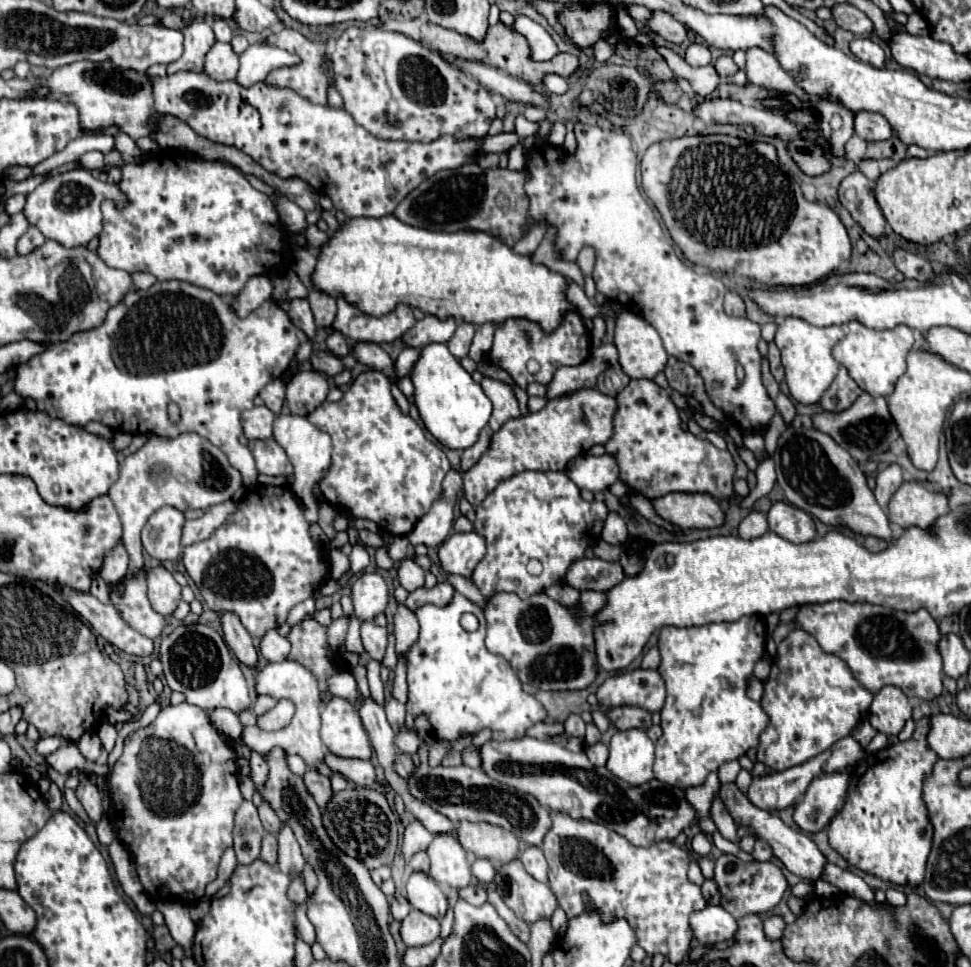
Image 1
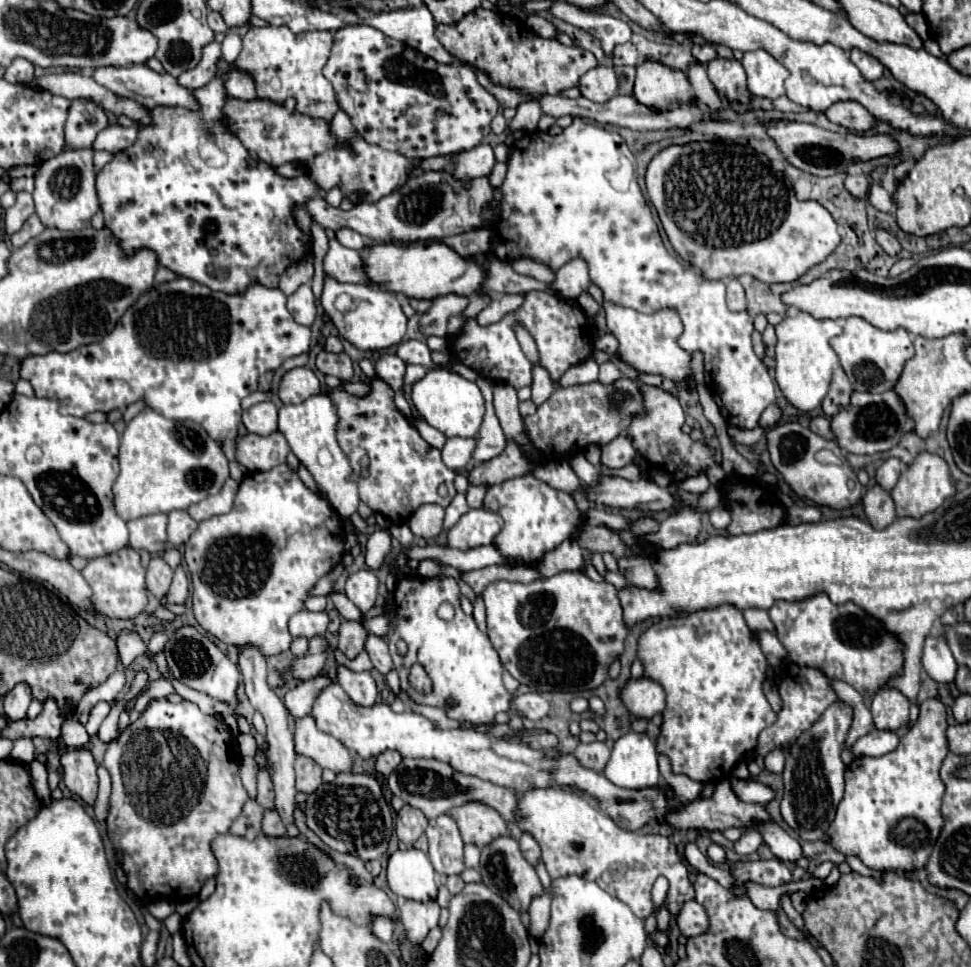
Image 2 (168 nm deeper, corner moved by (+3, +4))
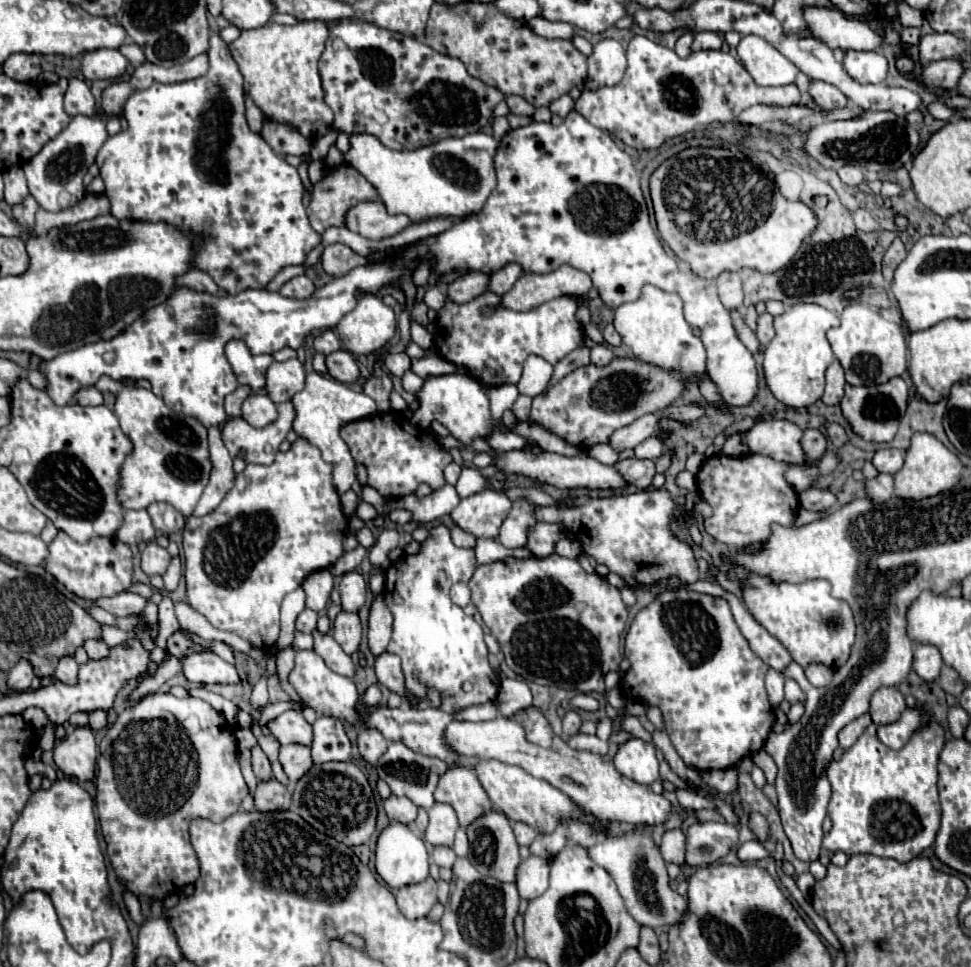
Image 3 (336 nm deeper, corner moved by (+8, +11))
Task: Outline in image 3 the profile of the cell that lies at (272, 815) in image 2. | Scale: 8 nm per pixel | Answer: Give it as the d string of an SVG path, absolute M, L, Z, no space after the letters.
M270 780L270 782L258 782L254 800L258 812L276 812L276 810L288 810L292 798L286 786L282 786L278 780Z

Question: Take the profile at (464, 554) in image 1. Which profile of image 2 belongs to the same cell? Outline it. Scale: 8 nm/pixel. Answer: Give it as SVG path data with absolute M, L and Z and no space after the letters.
M469 509L449 529L447 543L455 549L471 549L477 545L489 545L501 531L501 515L481 509Z

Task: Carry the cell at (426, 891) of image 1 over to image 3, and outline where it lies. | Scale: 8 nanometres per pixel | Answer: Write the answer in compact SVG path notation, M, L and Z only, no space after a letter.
M392 822L388 828L382 830L376 844L376 872L390 888L424 882L428 878L428 852L424 840L410 826Z

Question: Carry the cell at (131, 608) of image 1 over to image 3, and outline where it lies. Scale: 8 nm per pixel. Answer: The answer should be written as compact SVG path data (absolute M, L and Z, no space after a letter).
M58 532L56 540L48 548L50 556L44 568L78 598L96 602L104 596L112 598L122 592L128 592L128 588L132 586L132 552L128 544L120 542L118 538L92 538L86 544L76 544L68 534Z

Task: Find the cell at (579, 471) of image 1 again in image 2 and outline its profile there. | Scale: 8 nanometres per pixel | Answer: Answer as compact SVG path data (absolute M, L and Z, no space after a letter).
M621 435L609 445L605 445L603 455L601 455L603 465L607 467L625 467L627 463L633 461L633 457L635 457L635 449L629 435Z

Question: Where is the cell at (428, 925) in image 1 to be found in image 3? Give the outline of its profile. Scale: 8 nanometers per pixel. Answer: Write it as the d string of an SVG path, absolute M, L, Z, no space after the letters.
M426 878L420 884L404 886L396 892L396 902L408 920L424 918L436 904L436 882L432 878Z

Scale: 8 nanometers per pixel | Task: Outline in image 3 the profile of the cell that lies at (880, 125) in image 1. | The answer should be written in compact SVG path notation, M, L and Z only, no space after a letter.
M812 80L810 82L810 94L814 98L814 102L826 110L836 110L836 108L844 108L848 104L848 98L832 84L822 82L822 80Z

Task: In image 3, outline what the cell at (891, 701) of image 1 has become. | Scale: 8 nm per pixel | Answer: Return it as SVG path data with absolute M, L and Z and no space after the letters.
M882 686L874 692L870 702L870 716L876 726L896 722L904 710L906 710L904 696L900 694L898 688Z

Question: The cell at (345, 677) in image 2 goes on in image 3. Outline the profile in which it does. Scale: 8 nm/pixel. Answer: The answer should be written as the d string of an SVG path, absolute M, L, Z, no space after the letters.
M314 630L314 652L326 662L326 666L330 670L334 670L336 674L342 674L346 678L354 678L358 666L354 664L354 660L342 650L342 646L332 638L332 636L322 636L318 634L318 630Z

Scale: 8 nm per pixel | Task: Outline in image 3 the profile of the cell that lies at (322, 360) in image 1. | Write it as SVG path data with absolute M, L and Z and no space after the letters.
M336 350L336 352L328 354L326 356L326 368L328 368L332 378L336 378L338 382L344 382L344 384L352 384L360 376L354 356L346 350Z

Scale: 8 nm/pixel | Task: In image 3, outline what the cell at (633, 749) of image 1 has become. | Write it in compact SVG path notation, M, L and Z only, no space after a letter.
M628 738L618 746L614 766L620 774L638 784L650 786L660 778L656 748L640 738Z

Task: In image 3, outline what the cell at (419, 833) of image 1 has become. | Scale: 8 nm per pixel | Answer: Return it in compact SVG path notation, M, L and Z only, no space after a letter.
M390 796L384 802L384 810L392 822L400 824L412 824L418 814L418 808L408 798L398 798L398 796Z

